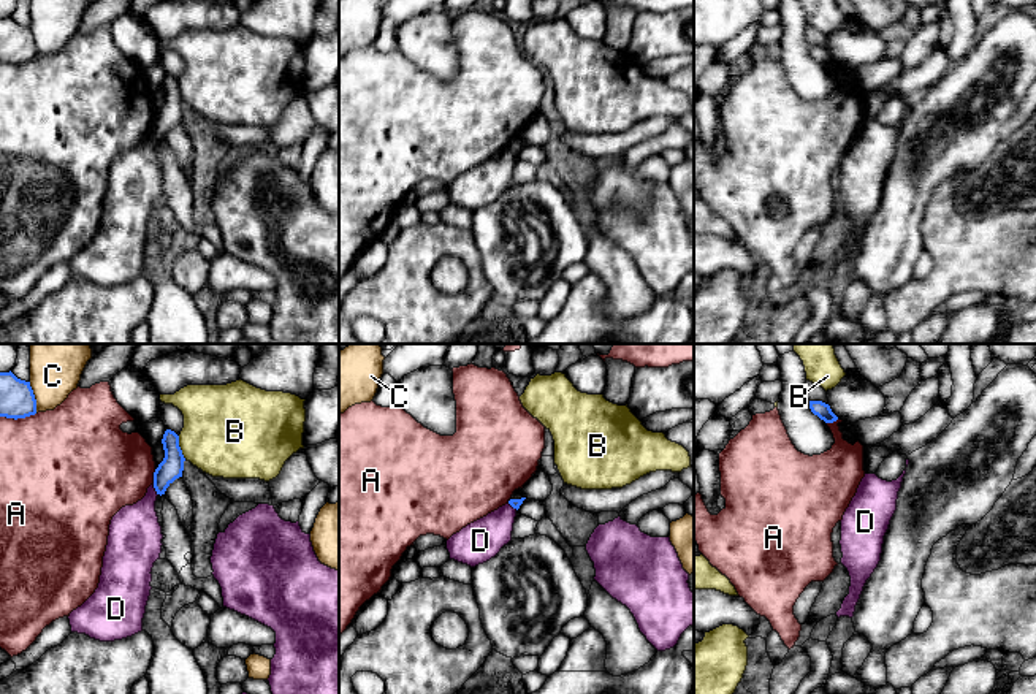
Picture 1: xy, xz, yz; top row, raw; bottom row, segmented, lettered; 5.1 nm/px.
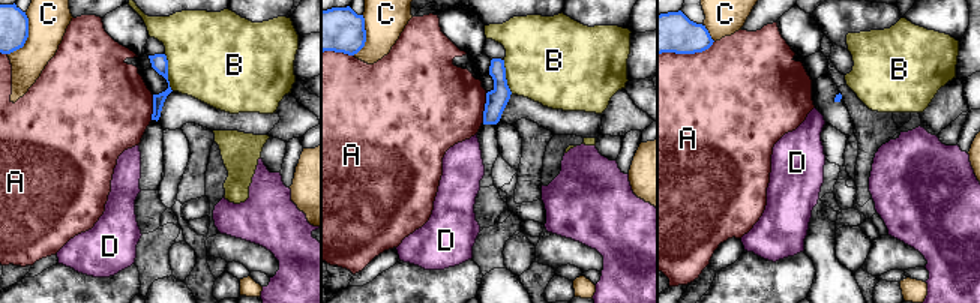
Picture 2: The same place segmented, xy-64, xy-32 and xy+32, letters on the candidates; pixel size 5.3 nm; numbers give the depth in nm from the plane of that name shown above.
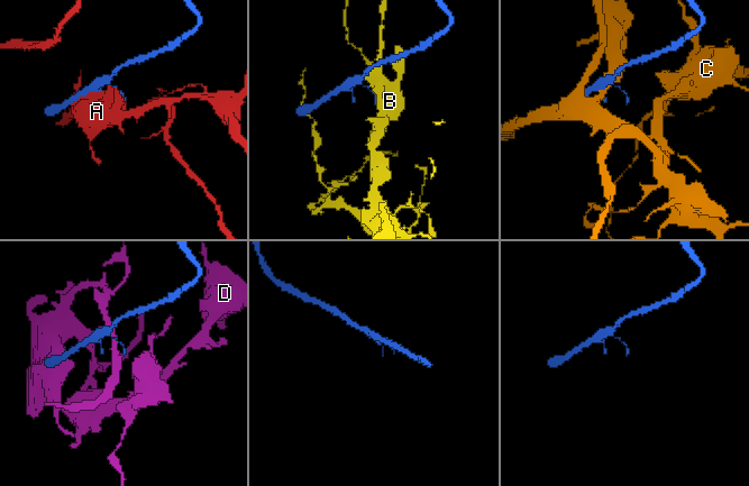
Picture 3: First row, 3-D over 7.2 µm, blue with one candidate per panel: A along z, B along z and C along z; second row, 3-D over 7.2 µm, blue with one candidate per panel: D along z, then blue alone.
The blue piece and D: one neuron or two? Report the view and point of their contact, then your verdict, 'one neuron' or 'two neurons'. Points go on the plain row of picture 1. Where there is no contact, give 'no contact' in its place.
xy (156, 135) | two neurons

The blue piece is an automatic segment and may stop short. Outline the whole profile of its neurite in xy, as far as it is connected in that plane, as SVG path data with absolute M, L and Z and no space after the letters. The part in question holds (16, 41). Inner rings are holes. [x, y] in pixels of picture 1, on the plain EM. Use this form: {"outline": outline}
{"outline": "M11 16L0 17L0 62L25 63L36 59L36 44L30 27L17 24Z"}

